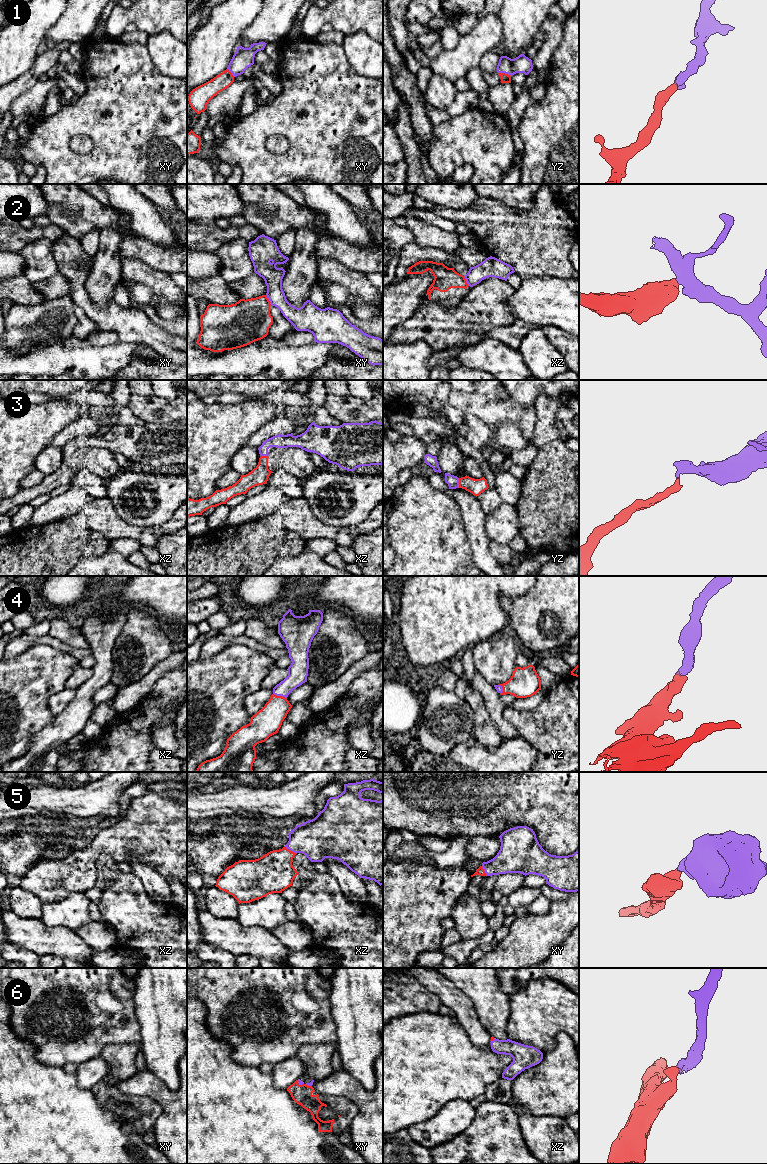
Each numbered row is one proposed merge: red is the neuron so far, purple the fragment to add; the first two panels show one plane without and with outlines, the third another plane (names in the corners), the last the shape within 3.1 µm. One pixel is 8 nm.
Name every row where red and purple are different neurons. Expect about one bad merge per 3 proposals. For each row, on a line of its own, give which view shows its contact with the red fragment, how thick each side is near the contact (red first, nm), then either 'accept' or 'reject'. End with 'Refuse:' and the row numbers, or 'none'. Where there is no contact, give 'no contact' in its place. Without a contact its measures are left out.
1: contact in yz; calibres 80 and 140 nm; accept
2: contact in xy; calibres 340 and 150 nm; reject
3: contact in yz; calibres 130 and 100 nm; accept
4: contact in xz; calibres 220 and 160 nm; accept
5: contact in xz; calibres 320 and 320 nm; accept
6: contact in xy; calibres 160 and 40 nm; accept
Refuse: 2

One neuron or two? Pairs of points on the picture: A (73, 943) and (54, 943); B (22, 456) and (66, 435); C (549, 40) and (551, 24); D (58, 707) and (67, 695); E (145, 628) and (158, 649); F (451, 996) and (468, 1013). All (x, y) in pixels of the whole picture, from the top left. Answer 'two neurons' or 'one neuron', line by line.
A: one neuron
B: two neurons
C: one neuron
D: one neuron
E: one neuron
F: one neuron

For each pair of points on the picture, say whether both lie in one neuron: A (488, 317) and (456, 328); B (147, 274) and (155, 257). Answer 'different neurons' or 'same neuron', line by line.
A: same neuron
B: different neurons

